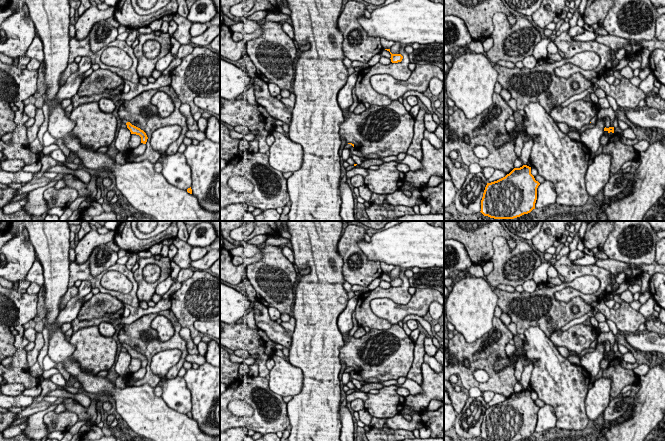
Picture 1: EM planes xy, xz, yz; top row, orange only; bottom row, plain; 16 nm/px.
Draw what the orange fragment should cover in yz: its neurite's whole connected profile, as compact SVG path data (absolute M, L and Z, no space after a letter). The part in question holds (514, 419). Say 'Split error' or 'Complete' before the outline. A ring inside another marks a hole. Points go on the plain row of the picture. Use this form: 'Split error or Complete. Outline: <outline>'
Complete. Outline: M531 391L514 392L505 401L487 407L481 424L481 437L488 441L520 441L535 433L537 412L540 409L531 398Z

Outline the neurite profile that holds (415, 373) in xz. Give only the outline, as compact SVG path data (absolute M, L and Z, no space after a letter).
M420 332L418 339L414 342L414 360L412 367L410 368L407 377L409 379L414 380L417 382L419 385L422 384L422 370L421 366L424 362L424 355L425 355L425 350L424 350L424 339L426 338L425 333Z

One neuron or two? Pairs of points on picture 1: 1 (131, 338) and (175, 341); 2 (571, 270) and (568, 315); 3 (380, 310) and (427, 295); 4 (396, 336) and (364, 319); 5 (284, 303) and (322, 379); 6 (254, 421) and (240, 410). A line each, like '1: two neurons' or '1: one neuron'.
1: one neuron
2: two neurons
3: one neuron
4: two neurons
5: two neurons
6: two neurons

